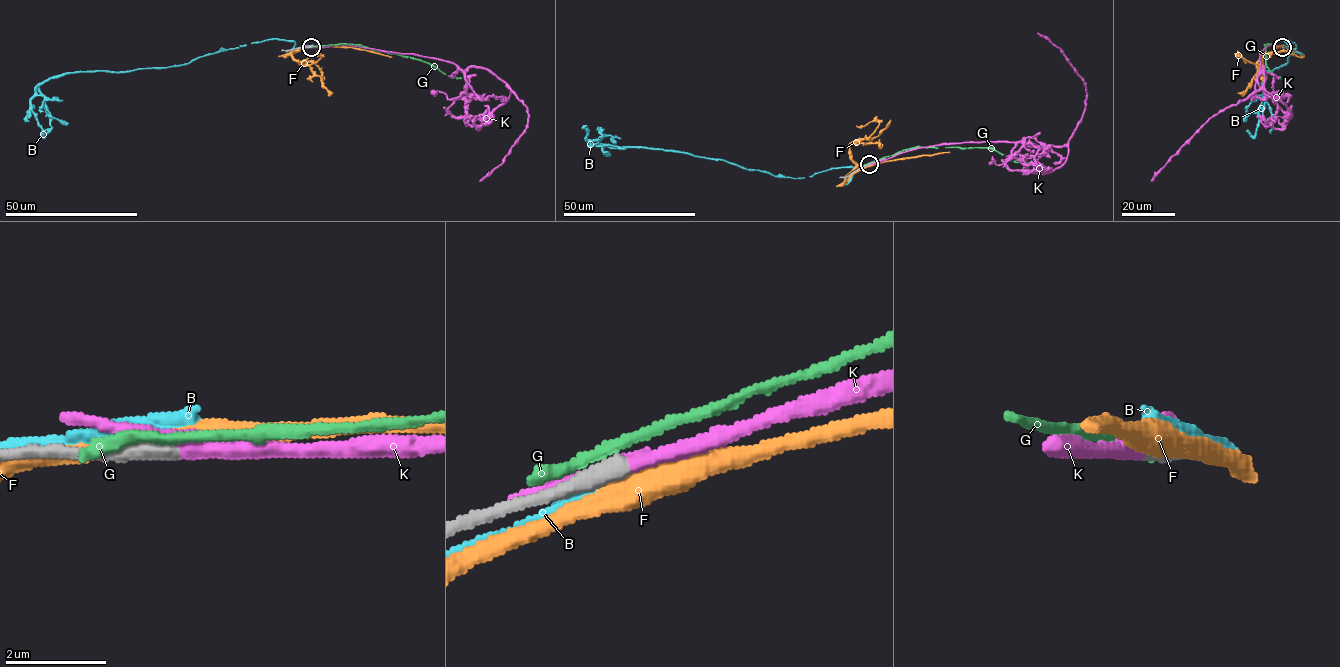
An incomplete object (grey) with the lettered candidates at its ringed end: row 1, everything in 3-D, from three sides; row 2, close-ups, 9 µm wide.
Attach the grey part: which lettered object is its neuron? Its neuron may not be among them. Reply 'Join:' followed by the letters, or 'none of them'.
Join: K

